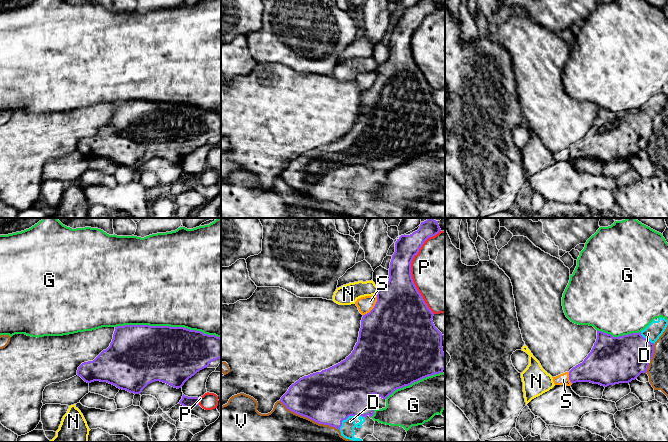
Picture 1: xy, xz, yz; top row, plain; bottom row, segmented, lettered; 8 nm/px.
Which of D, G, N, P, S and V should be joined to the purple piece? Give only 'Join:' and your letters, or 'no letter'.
Join: D

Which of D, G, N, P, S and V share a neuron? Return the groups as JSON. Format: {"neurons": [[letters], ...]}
{"neurons": [["D"], ["G"], ["N"], ["P"], ["S"], ["V"]]}

